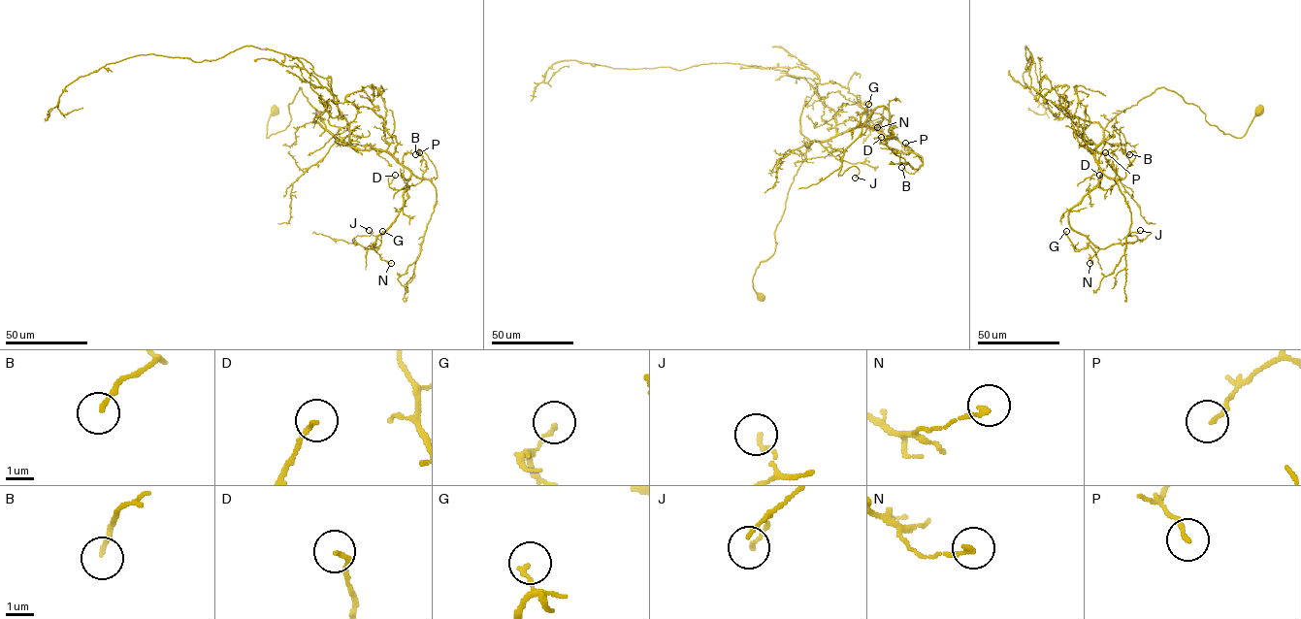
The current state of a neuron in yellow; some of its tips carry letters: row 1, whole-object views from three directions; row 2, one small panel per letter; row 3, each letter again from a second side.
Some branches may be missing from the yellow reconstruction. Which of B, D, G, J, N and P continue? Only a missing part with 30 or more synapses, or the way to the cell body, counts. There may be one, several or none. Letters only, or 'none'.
none

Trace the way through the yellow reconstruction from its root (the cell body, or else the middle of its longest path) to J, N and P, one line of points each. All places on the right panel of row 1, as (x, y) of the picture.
J: (1259, 111), (1239, 138), (1163, 87), (1117, 114), (1089, 149), (1101, 179), (1068, 223), (1099, 248), (1140, 230)
N: (1259, 111), (1239, 138), (1163, 87), (1117, 114), (1089, 149), (1101, 179), (1068, 214), (1099, 248), (1089, 263)
P: (1259, 111), (1235, 137), (1157, 88), (1117, 114), (1089, 149), (1113, 179), (1113, 153), (1105, 152)

